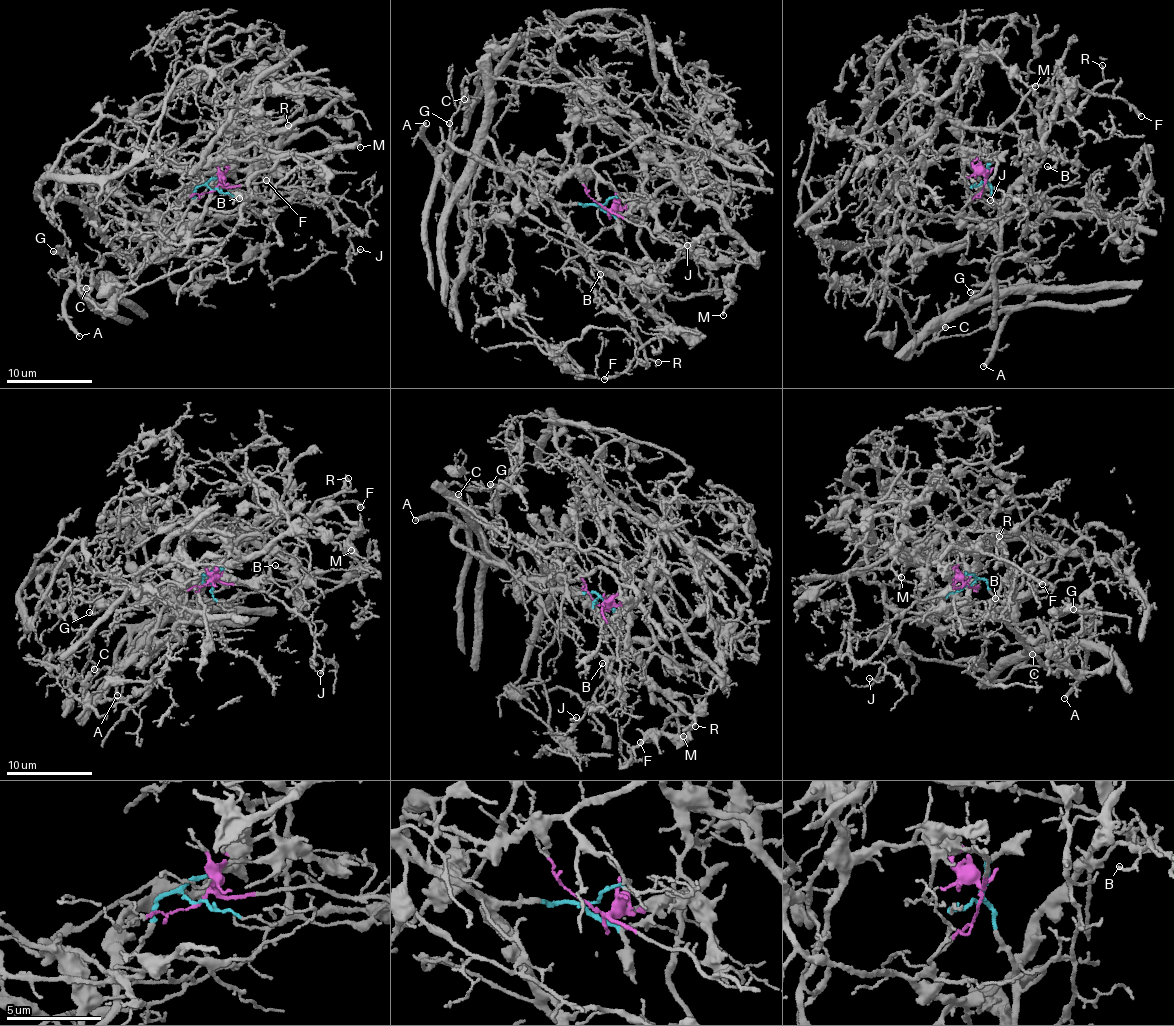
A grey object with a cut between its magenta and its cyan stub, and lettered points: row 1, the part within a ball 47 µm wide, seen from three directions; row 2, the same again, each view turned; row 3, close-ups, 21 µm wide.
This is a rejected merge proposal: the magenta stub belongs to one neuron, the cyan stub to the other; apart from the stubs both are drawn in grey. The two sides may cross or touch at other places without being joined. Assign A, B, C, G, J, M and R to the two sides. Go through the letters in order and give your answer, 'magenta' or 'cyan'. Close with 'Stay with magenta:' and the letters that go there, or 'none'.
A: cyan
B: cyan
C: cyan
G: cyan
J: magenta
M: magenta
R: cyan
Stay with magenta: J, M

